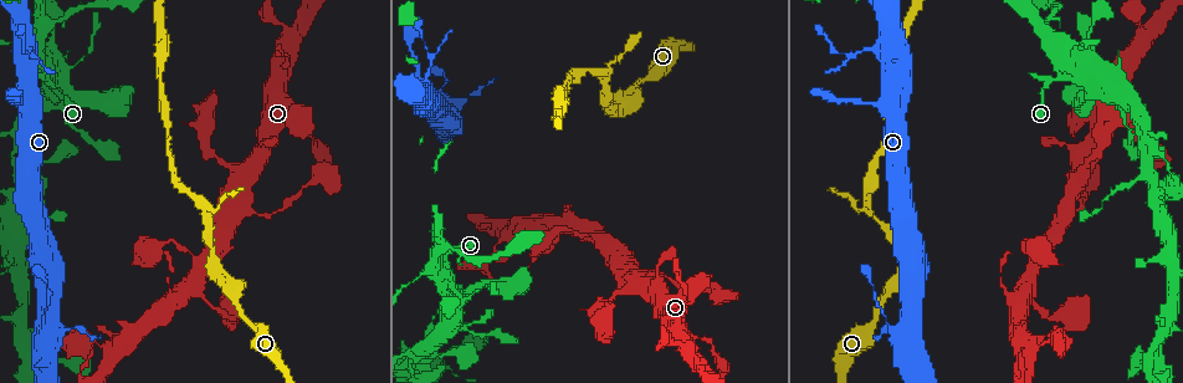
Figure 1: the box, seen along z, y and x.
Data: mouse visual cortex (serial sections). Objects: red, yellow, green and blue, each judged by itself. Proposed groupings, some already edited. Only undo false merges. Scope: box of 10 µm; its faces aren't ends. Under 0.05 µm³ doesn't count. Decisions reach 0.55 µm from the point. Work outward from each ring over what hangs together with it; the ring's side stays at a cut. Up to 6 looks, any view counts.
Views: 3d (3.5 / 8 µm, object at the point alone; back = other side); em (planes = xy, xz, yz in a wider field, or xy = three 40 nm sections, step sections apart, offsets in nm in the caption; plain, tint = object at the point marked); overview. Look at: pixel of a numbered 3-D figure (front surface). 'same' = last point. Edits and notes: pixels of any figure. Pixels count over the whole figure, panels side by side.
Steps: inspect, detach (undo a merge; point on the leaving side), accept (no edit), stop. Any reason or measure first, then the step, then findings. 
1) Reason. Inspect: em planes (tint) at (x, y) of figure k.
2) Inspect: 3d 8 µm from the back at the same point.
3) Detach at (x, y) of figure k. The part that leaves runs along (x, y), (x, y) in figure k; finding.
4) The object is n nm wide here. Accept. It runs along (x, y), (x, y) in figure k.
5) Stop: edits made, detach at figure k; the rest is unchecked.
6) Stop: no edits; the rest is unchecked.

Inspect: 3d 3.5 µm at (213, 208) of figure 1.

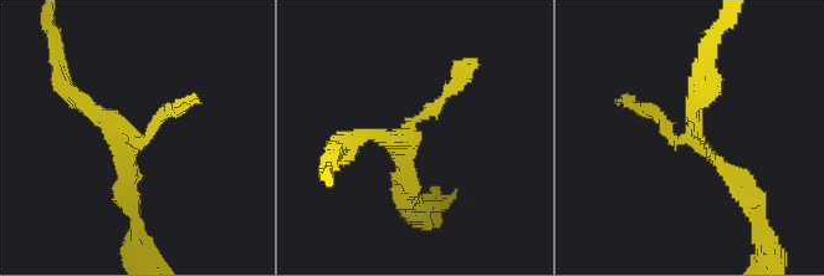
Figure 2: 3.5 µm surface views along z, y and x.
Inspect: em xy step 3 (tint) at (137, 138) of figure 2.

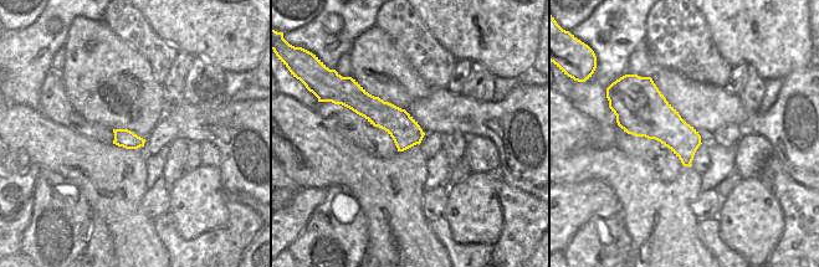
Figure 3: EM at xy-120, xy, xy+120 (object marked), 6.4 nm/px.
Accept. It runs along (131, 202), (134, 141), (70, 91) in figure 2; continuous, no second cell.

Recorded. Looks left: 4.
Sharp bend. Inspect: 3d 3.5 µm at (187, 251) of figure 1.

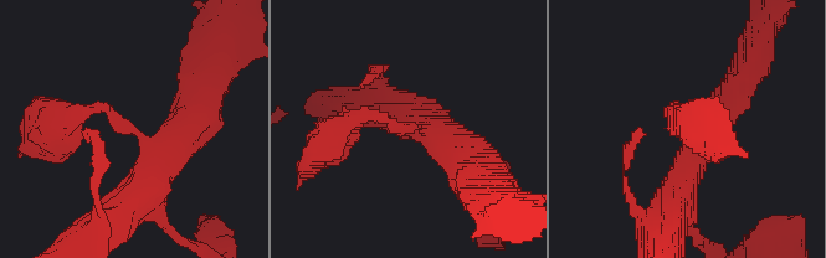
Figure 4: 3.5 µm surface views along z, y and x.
The arms are 200, 450 nm wide. Inspect: em xy step 5 (tint) at (407, 131) of figure 4.

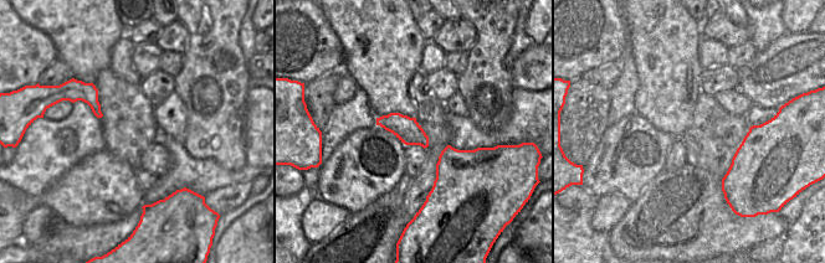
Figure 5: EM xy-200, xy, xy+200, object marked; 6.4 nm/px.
Accept. It runs along (466, 154), (383, 117), (340, 125) in figure 4; one cell here.

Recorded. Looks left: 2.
Sharp bend. Inspect: 3d 3.5 µm at (1052, 83) of figure 1.

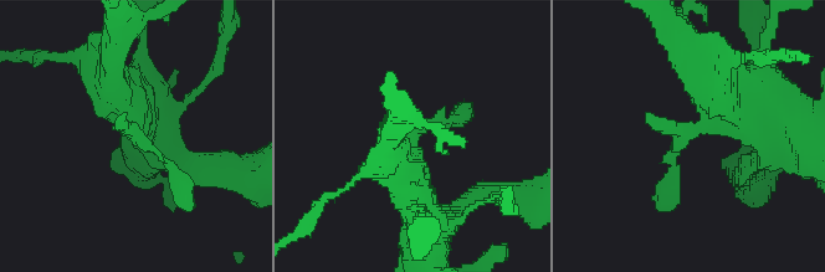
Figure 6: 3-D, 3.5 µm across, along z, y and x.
Inspect: em xy step 3 (tint) at (689, 135) of figure 6.

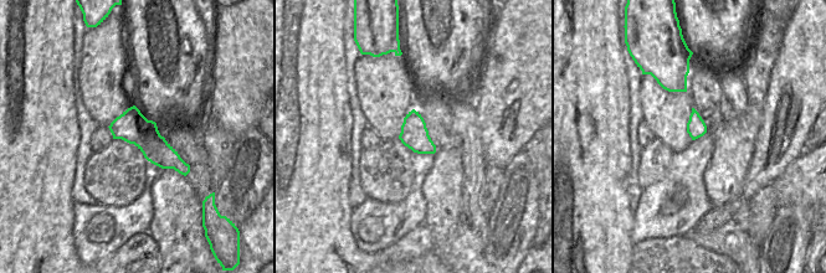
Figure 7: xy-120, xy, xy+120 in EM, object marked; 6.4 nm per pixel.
Accept. It runs along (461, 116), (411, 136), (426, 211) in figure 6; one cell here.

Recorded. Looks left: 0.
Stop: no edits; the rest is unchecked.

